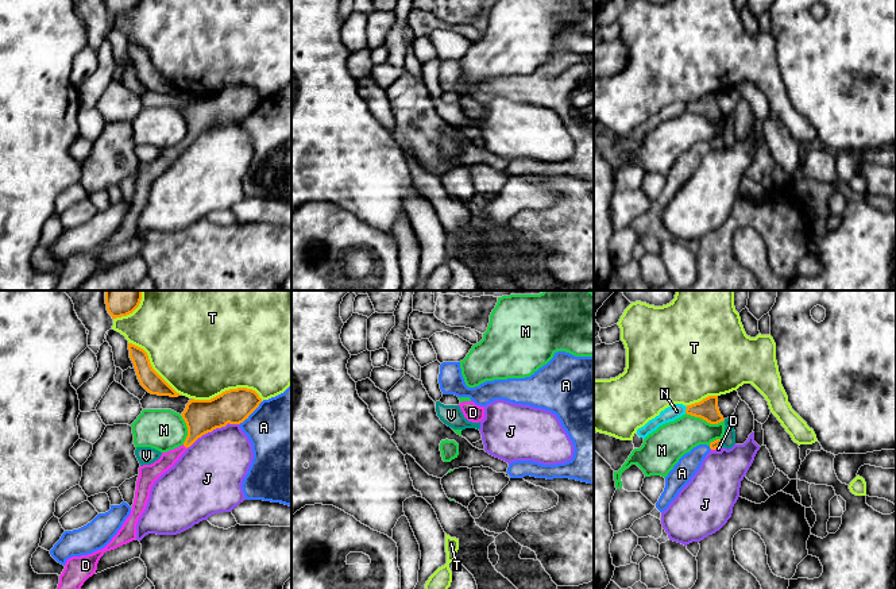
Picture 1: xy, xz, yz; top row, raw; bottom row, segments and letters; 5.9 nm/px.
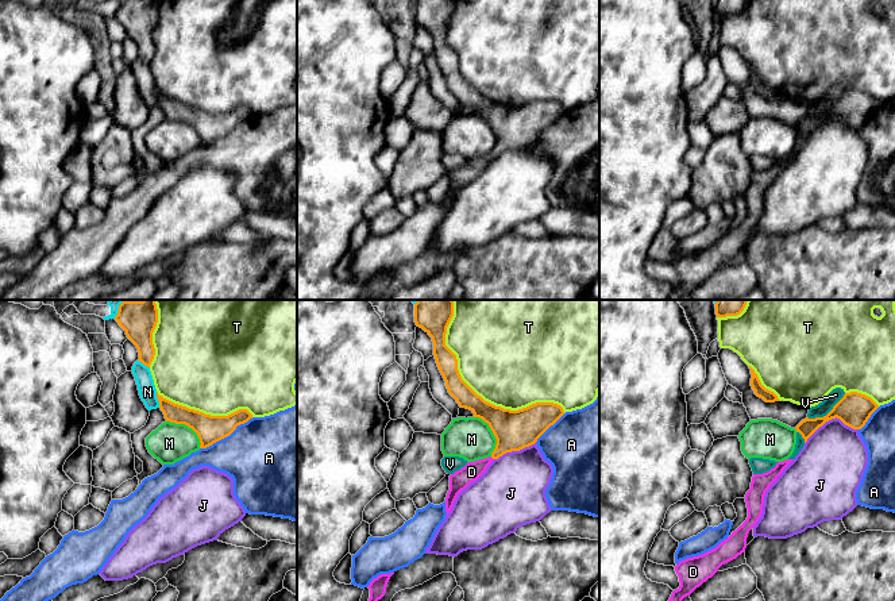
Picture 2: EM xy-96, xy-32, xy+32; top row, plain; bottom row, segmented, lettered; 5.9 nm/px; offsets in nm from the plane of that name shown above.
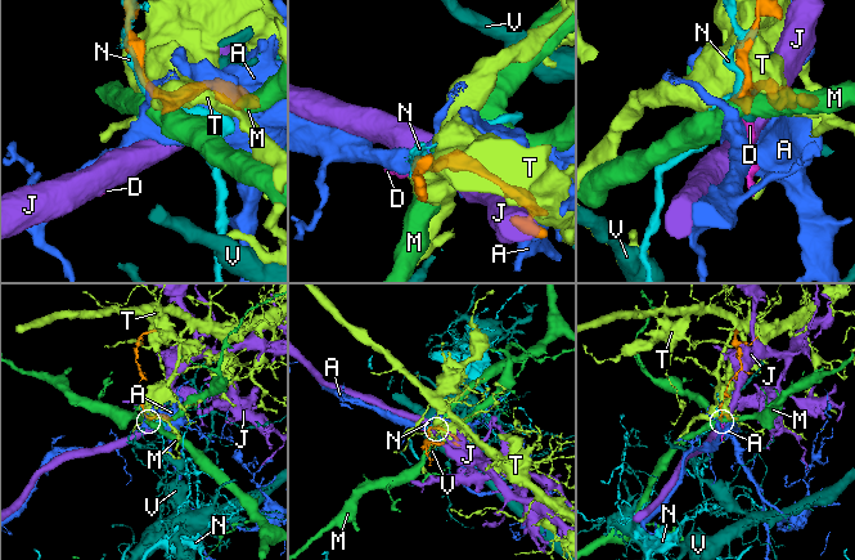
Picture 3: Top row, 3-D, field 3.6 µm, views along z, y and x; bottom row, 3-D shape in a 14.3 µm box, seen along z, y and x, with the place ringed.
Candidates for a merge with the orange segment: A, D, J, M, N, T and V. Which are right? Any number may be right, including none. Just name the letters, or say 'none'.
D

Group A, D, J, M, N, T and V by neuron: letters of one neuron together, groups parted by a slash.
A / D / J / M / N / T / V

